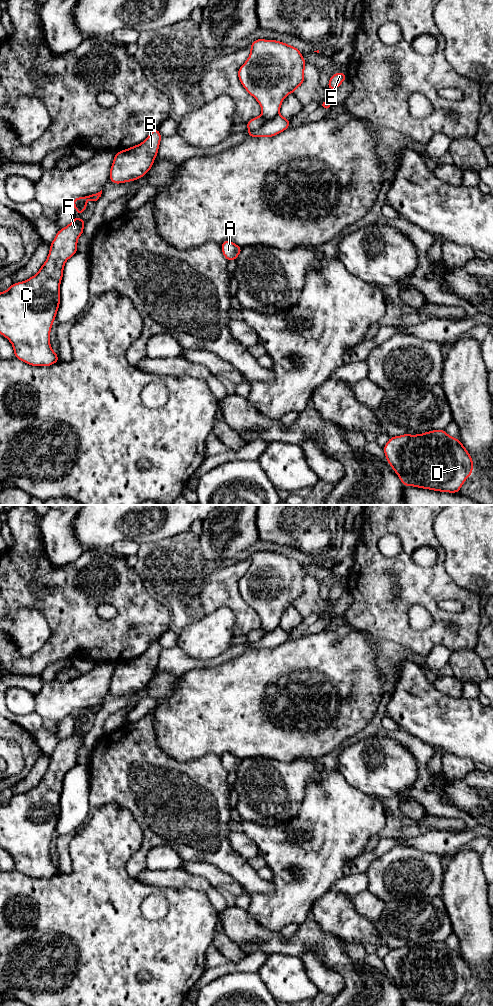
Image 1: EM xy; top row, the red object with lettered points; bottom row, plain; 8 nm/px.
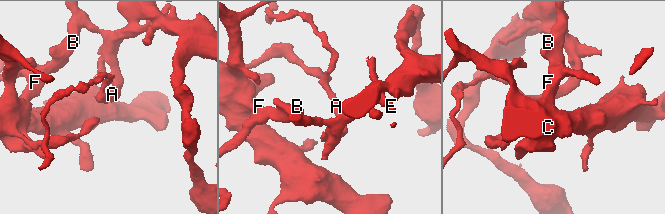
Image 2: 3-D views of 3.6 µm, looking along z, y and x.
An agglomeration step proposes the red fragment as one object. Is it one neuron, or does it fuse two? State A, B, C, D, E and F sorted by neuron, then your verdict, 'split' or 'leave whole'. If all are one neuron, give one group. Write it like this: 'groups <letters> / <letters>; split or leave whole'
groups A D / B C E F; split

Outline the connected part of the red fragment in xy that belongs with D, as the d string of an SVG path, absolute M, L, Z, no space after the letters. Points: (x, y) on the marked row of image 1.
M444 429L390 437L383 450L404 486L458 493L473 470L469 452Z

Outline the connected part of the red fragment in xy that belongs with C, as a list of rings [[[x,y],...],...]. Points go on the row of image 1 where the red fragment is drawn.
[[[74,217],[69,225],[57,232],[50,244],[48,257],[38,273],[0,292],[0,334],[11,342],[15,357],[31,366],[51,366],[60,361],[51,348],[50,331],[60,305],[64,264],[77,253],[78,237],[84,234],[85,222]]]

